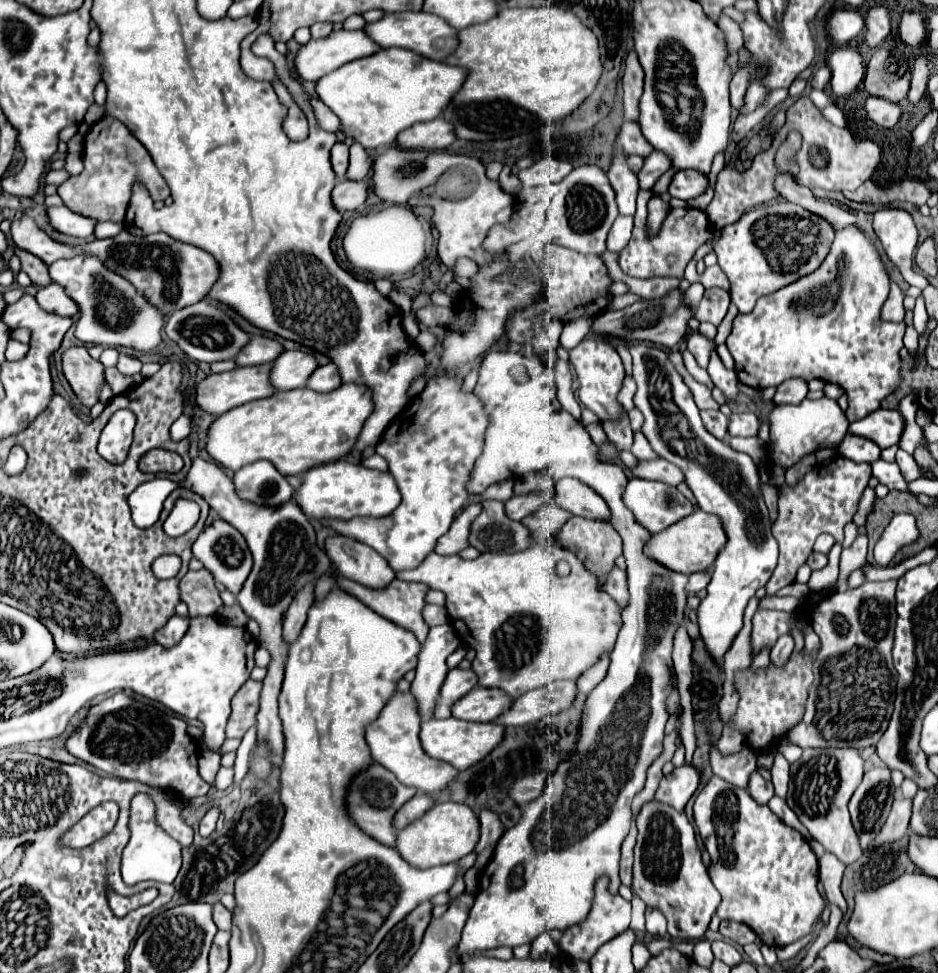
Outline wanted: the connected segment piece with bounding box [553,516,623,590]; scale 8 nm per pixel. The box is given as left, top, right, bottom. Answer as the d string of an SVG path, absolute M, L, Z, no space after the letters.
M573 516L569 522L565 522L565 526L561 526L561 530L553 538L553 542L557 546L565 548L565 550L569 550L569 546L577 546L577 550L573 554L583 562L587 572L597 578L597 588L599 590L603 590L603 586L605 586L607 572L613 570L615 558L623 554L623 550L621 550L621 536L617 534L617 530L613 526L609 526L609 522L587 520L587 518L577 518L577 516Z

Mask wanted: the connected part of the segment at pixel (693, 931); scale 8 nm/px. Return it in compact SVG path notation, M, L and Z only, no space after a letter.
M651 800L641 808L637 828L639 836L635 844L631 890L647 906L655 906L665 914L667 932L671 938L703 938L715 914L715 908L719 906L719 892L707 876L707 866L701 860L691 822L683 812L677 812L665 804Z

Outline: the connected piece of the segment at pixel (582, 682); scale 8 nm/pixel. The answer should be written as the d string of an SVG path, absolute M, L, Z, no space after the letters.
M601 654L595 666L591 666L589 670L585 670L585 674L581 674L581 678L577 680L577 690L581 694L589 694L605 678L607 666L609 666L609 654Z

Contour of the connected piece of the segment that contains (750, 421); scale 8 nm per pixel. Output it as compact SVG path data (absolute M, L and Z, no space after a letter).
M753 412L729 416L729 434L731 436L757 436L759 426L761 426L761 422Z

